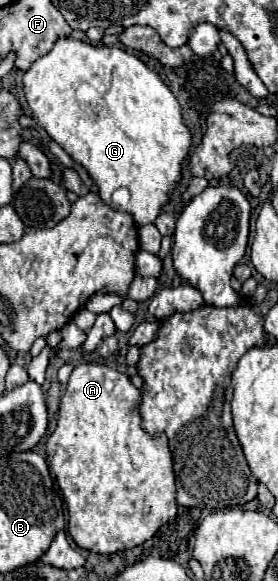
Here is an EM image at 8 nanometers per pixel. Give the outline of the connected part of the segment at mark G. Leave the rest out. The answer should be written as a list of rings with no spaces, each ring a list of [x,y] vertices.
[[[71,37],[59,39],[55,47],[37,59],[23,77],[25,97],[33,111],[33,119],[57,141],[67,155],[77,161],[97,185],[103,203],[111,205],[115,189],[125,187],[131,199],[125,207],[139,227],[155,223],[161,209],[169,203],[171,191],[183,175],[183,163],[191,149],[191,131],[183,123],[181,105],[169,87],[135,55],[107,45],[93,45]]]

